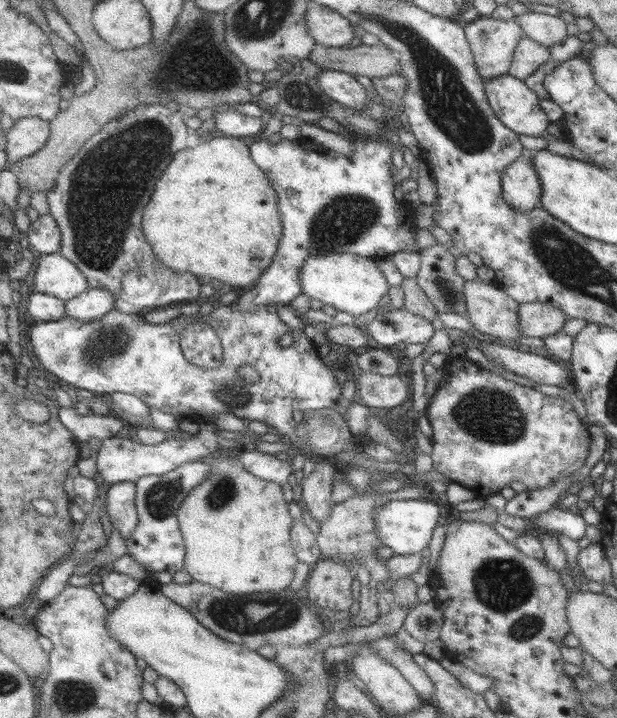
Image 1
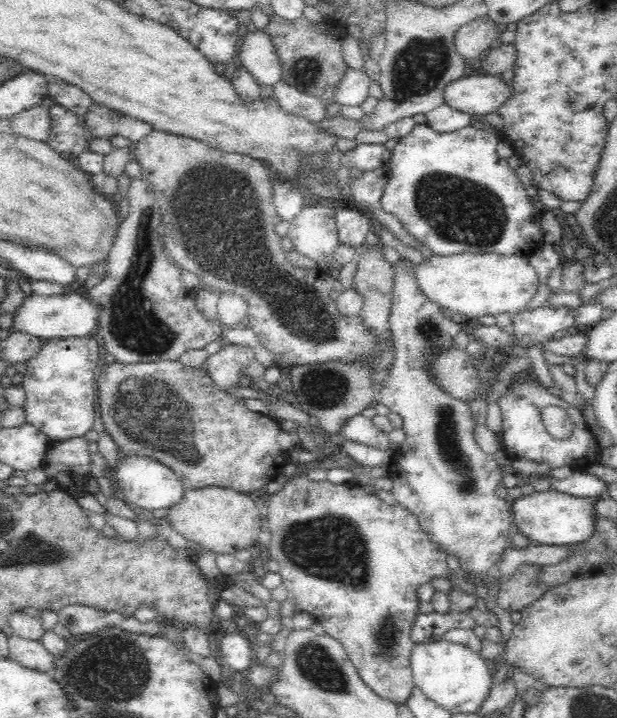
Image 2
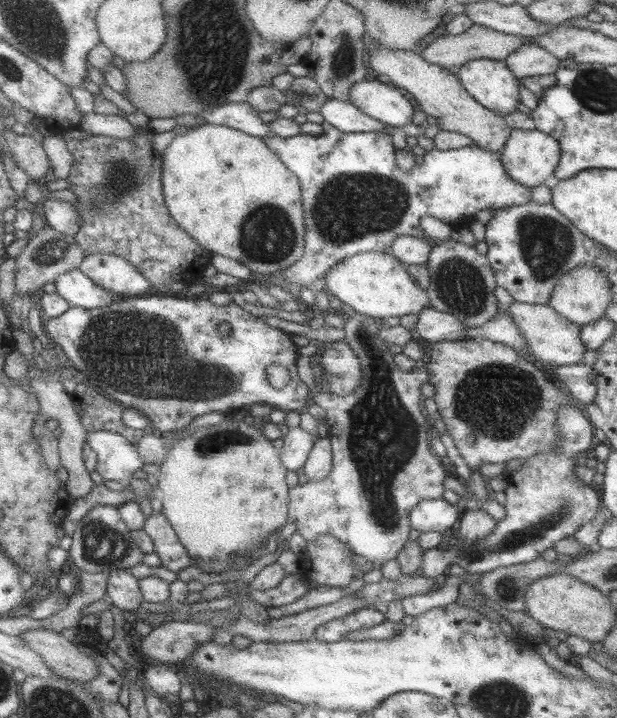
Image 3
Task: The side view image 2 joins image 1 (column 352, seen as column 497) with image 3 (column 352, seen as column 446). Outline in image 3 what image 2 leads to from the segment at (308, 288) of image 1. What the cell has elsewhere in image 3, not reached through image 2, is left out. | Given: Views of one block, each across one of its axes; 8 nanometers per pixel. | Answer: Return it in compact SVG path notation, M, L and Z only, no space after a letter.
M364 252L345 261L339 262L325 276L324 290L333 294L346 304L351 305L357 312L374 316L375 318L389 318L390 316L403 317L407 314L421 314L423 310L433 307L433 298L430 291L413 277L408 266L394 254L384 252Z

